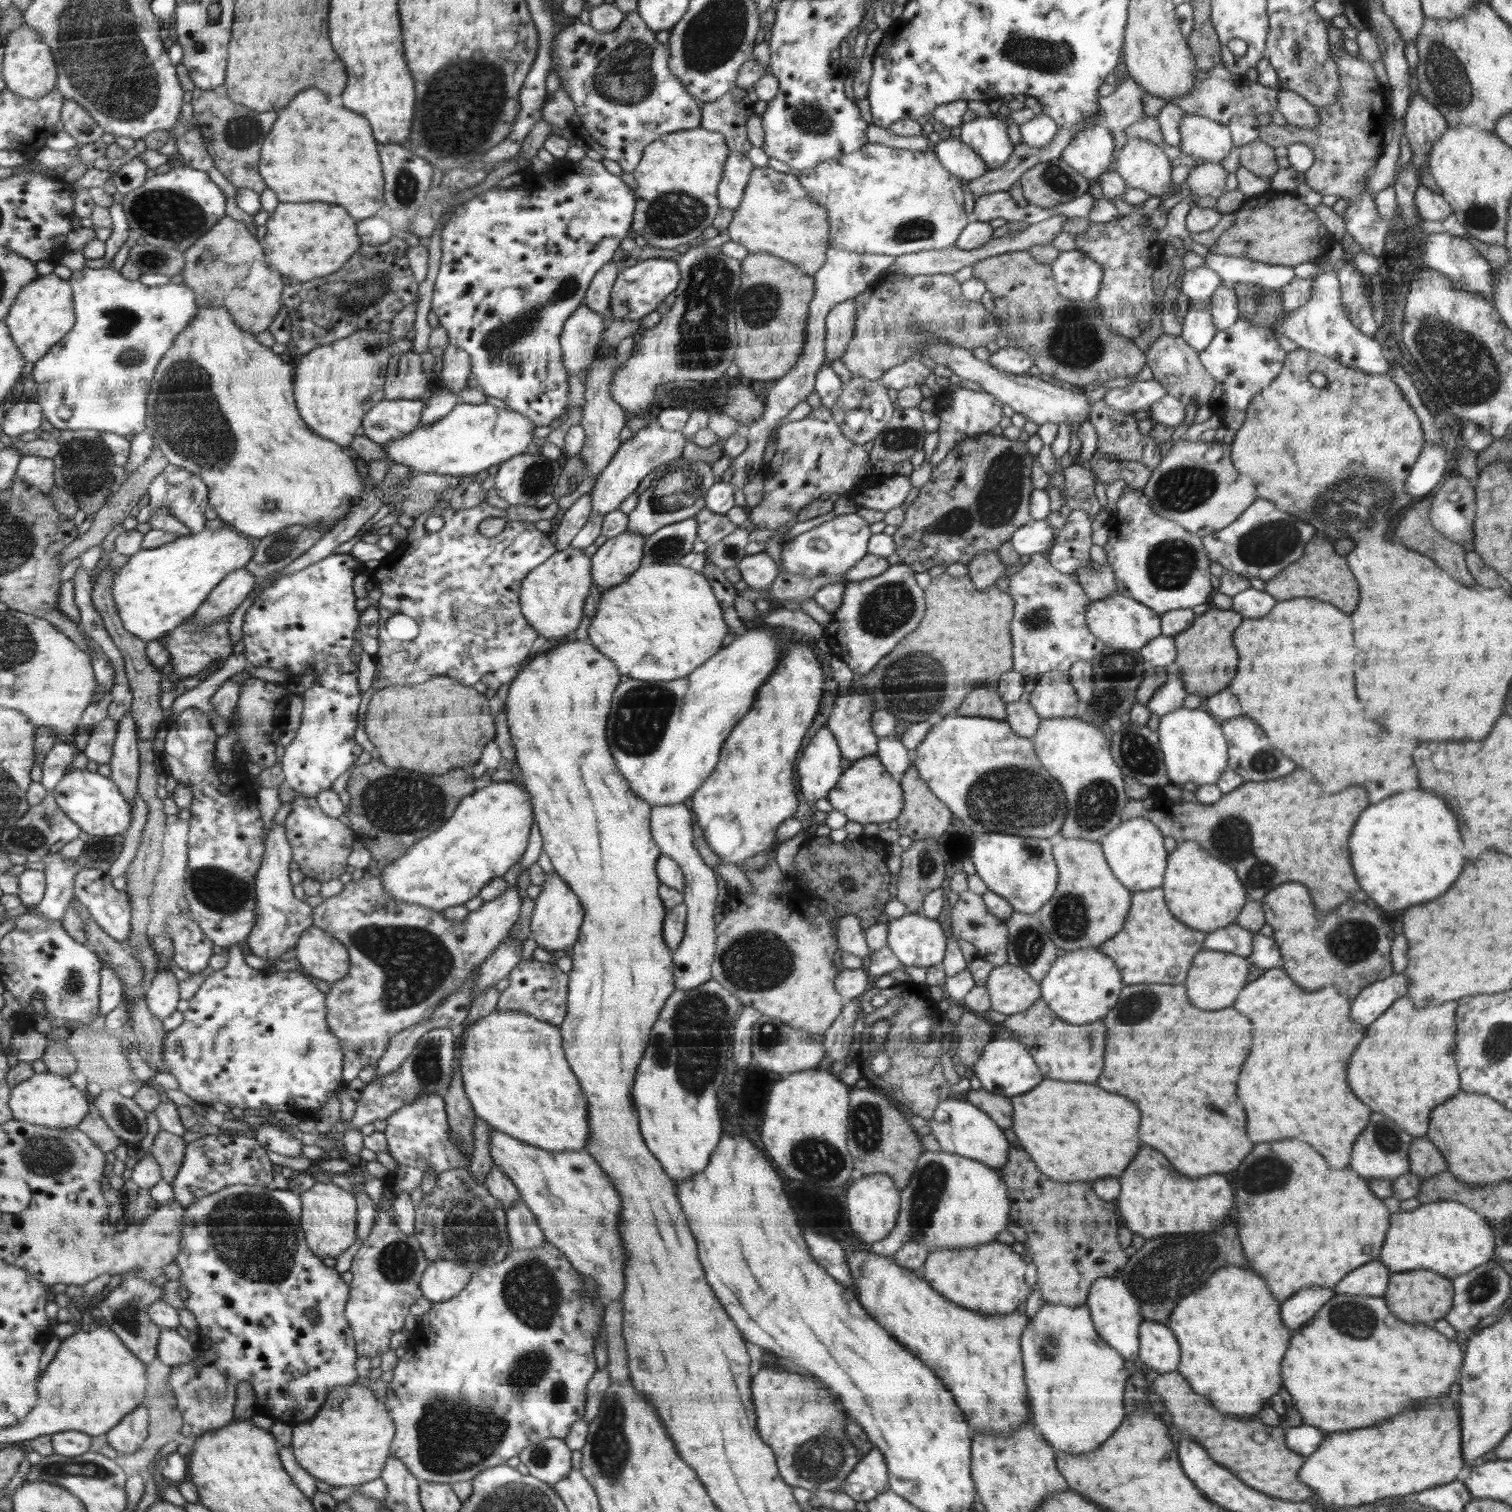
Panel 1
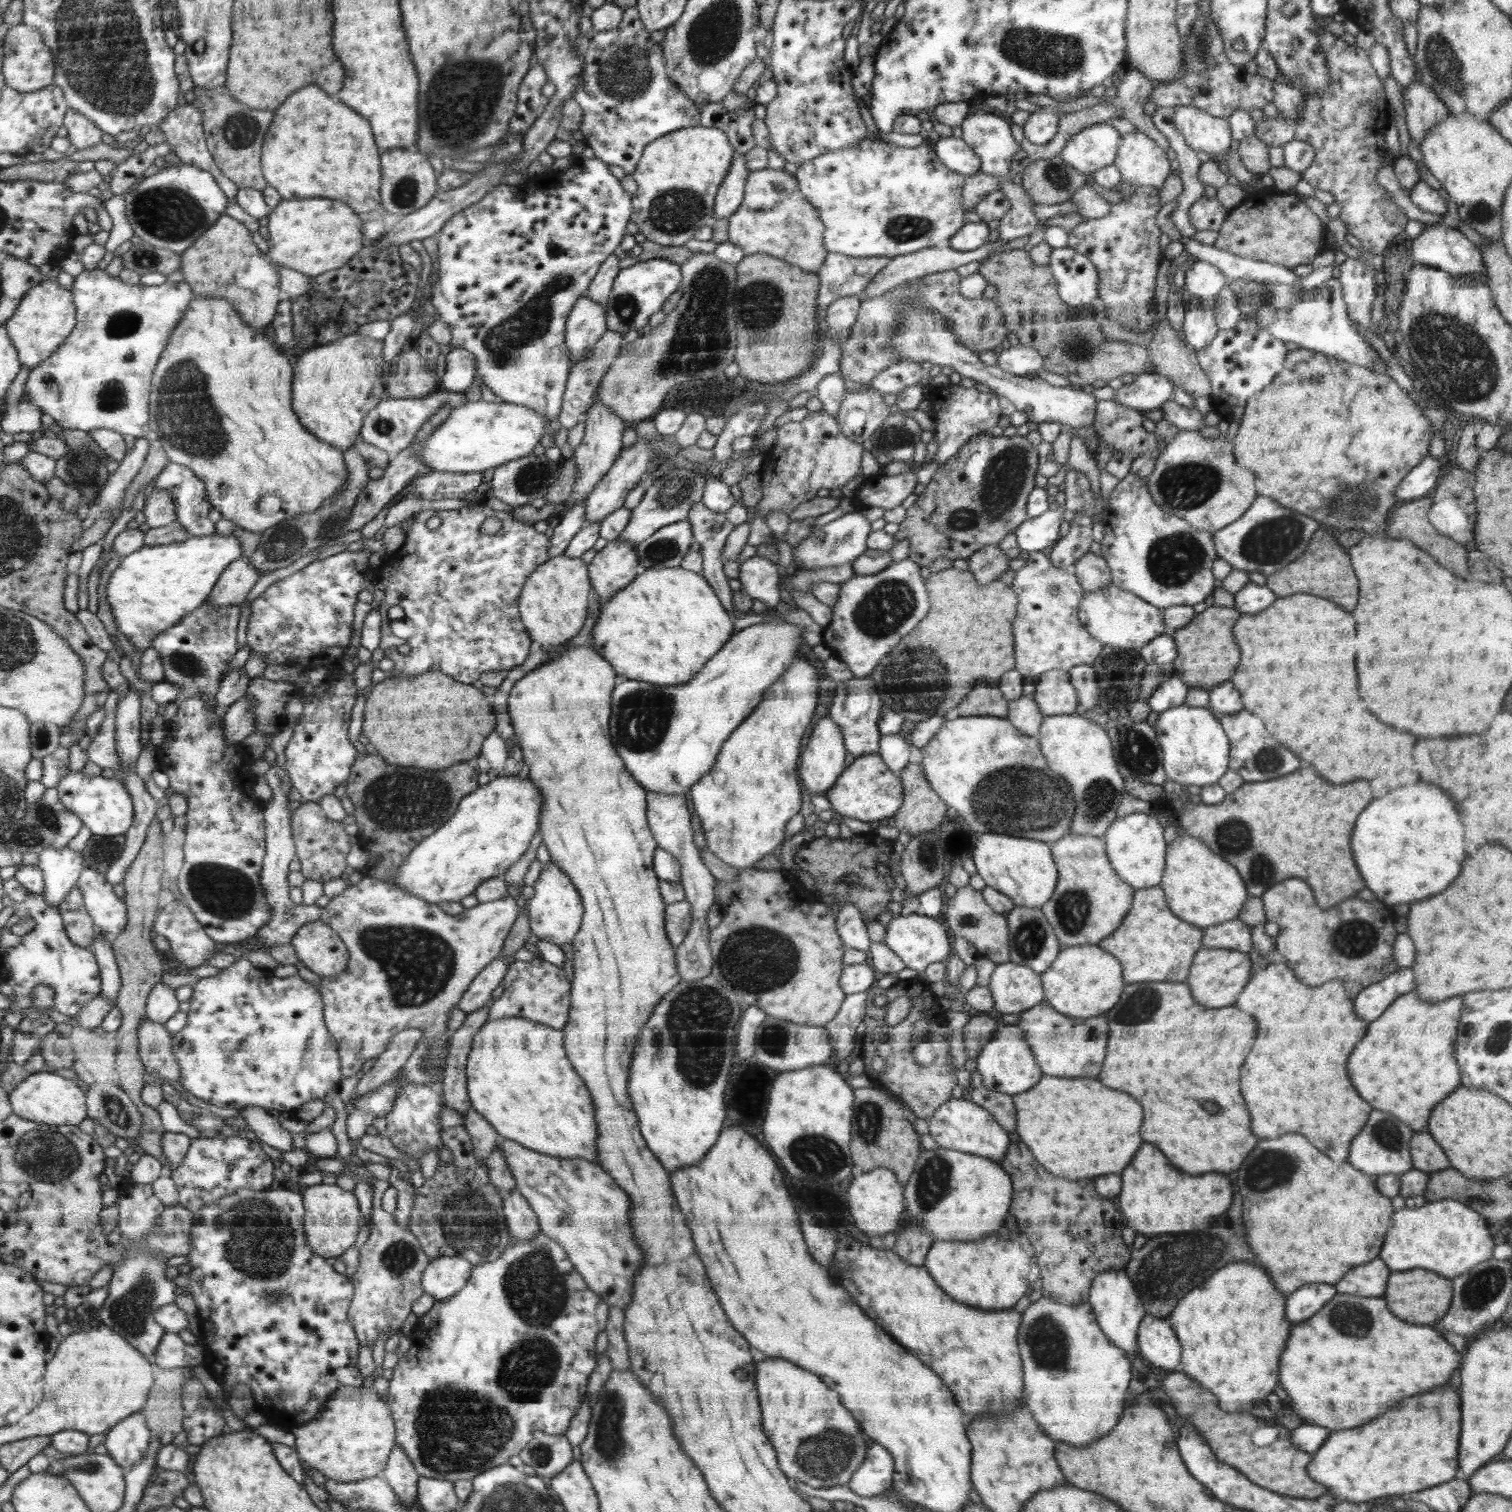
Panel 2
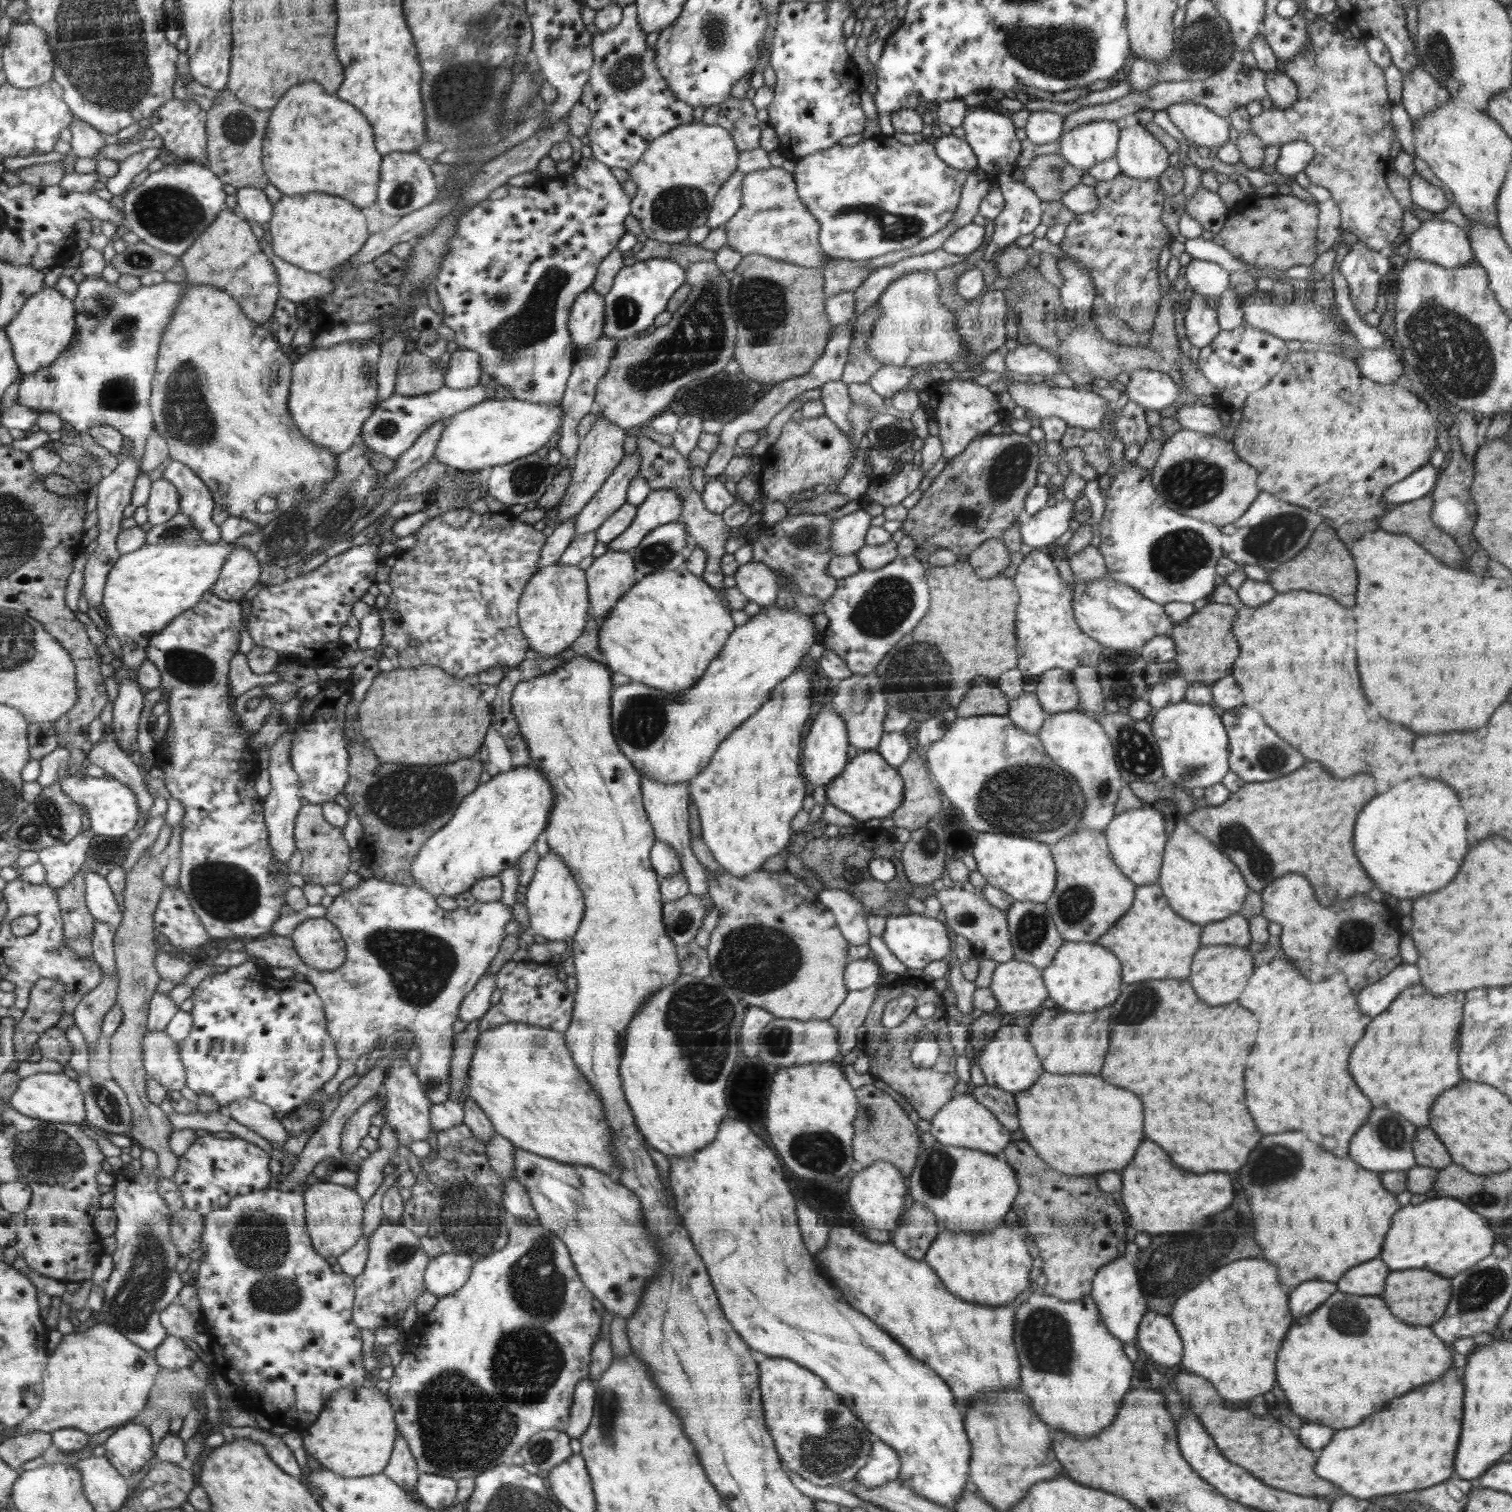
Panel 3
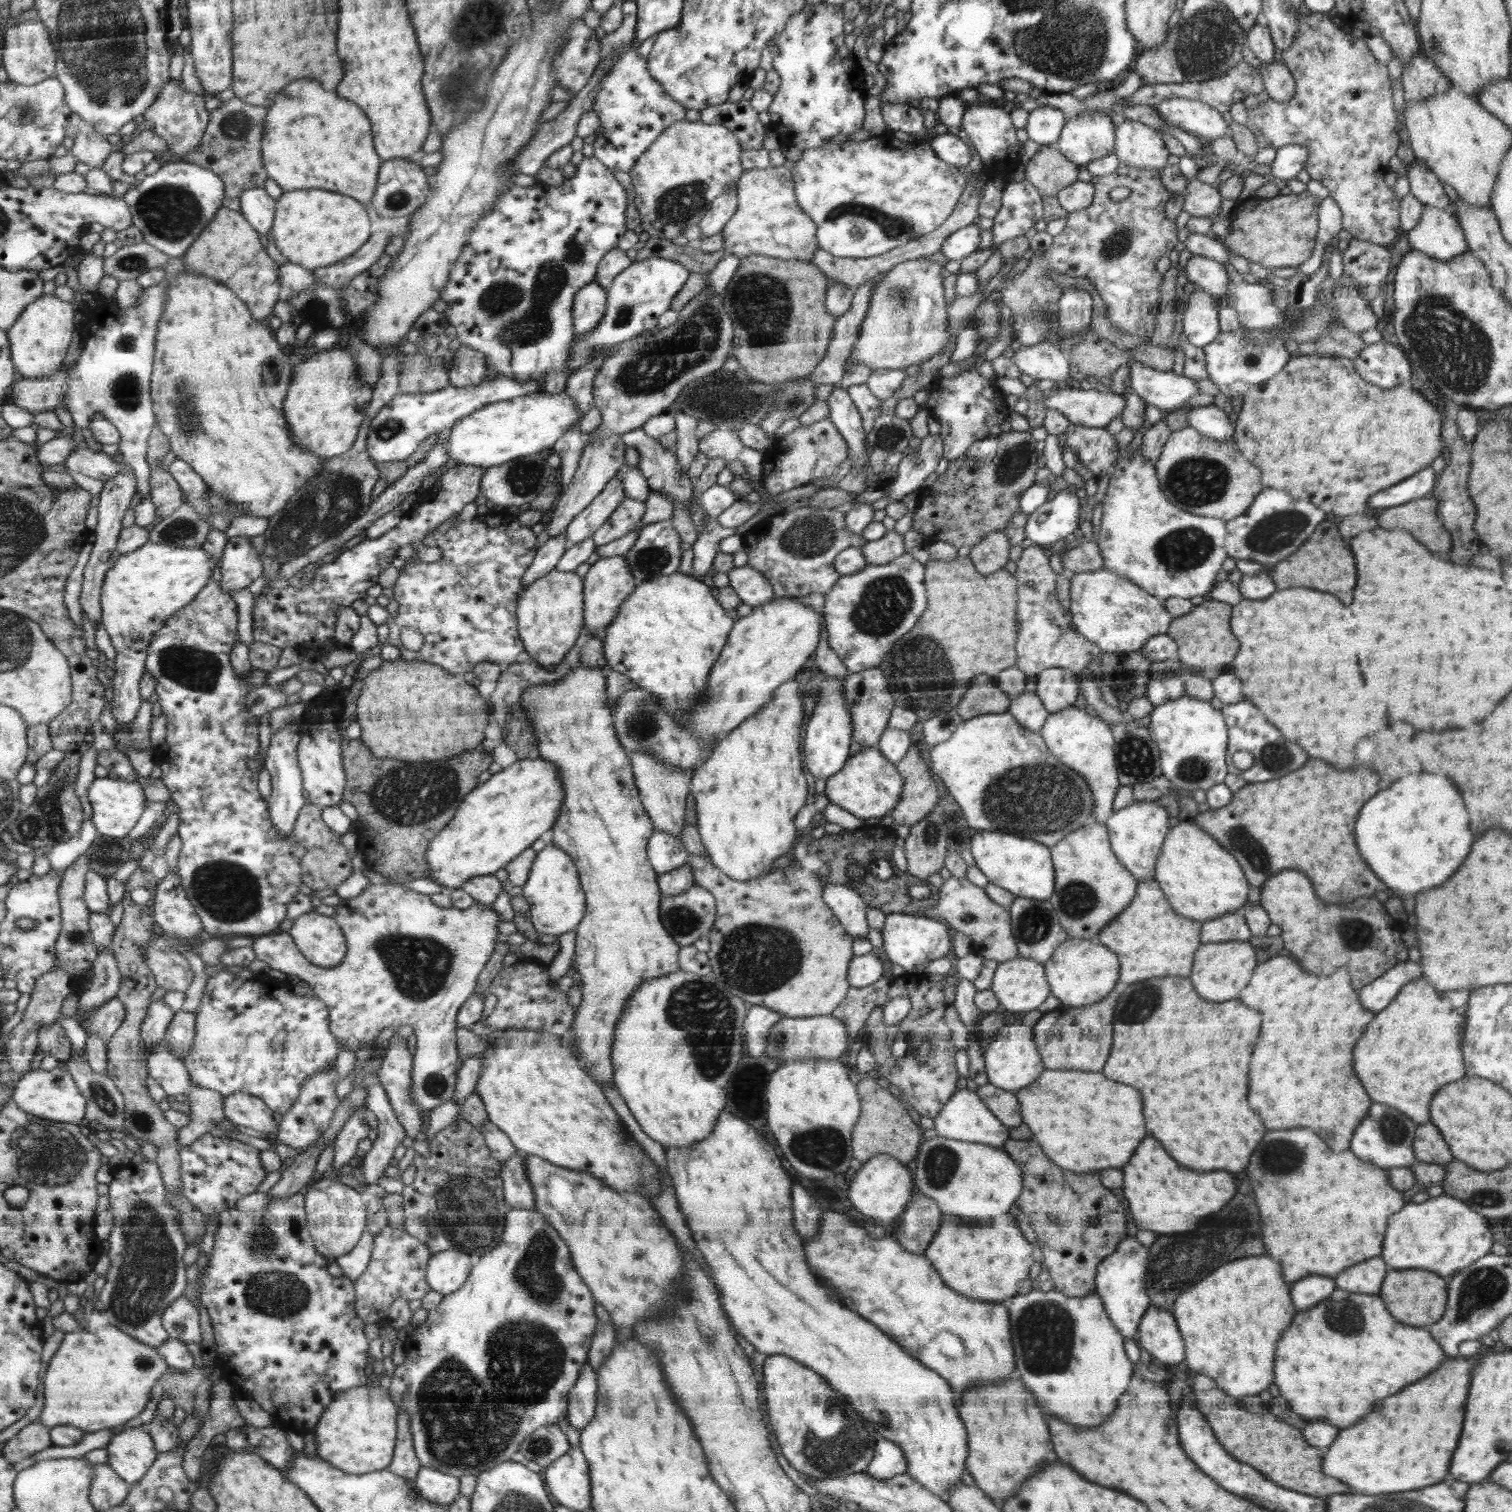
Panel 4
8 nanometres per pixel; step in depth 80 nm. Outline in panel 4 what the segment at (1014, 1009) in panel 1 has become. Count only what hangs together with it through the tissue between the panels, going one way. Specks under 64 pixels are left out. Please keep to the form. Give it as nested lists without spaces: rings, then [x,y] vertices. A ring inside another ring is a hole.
[[[1022,957],[999,963],[991,985],[1000,1010],[1008,1015],[1036,1010],[1050,995],[1049,988],[1043,963]]]

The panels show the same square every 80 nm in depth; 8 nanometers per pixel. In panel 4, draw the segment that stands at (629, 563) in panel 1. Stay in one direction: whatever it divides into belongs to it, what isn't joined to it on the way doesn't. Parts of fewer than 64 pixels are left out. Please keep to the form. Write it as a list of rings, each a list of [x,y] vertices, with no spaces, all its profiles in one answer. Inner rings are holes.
[[[623,556],[600,557],[590,565],[585,578],[585,624],[594,638],[602,638],[601,634],[616,620],[621,606],[633,594],[636,585],[629,563]]]

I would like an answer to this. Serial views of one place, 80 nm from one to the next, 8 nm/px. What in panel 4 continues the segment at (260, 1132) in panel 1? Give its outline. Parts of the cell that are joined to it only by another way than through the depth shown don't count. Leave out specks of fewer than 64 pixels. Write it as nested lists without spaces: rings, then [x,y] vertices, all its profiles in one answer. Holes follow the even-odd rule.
[[[248,1093],[232,1094],[223,1102],[225,1118],[235,1126],[252,1133],[277,1134],[280,1126],[274,1121],[273,1111],[258,1097]]]

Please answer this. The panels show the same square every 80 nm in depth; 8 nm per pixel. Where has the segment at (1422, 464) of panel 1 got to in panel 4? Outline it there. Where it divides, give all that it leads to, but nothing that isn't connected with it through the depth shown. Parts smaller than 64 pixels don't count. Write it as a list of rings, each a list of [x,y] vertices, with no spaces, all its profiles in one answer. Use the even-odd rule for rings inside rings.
[[[1430,466],[1419,470],[1416,474],[1389,486],[1369,498],[1369,506],[1380,508],[1380,511],[1406,502],[1430,495],[1436,484],[1438,475]]]

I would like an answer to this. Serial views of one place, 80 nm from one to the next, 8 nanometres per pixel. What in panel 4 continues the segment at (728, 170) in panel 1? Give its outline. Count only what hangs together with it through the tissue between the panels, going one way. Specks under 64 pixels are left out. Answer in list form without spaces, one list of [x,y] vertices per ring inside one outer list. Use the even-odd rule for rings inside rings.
[[[734,187],[729,193],[722,194],[710,205],[710,210],[706,211],[705,216],[698,224],[701,228],[699,241],[720,233],[724,225],[732,218],[738,203],[736,190],[737,188]]]

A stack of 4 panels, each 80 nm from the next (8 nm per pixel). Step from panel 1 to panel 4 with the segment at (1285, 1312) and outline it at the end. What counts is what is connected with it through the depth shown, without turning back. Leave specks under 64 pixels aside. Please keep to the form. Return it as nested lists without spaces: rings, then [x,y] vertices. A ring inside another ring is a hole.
[[[1308,1276],[1291,1284],[1290,1294],[1296,1312],[1308,1310],[1316,1302],[1330,1296],[1337,1288],[1334,1280],[1324,1276]]]

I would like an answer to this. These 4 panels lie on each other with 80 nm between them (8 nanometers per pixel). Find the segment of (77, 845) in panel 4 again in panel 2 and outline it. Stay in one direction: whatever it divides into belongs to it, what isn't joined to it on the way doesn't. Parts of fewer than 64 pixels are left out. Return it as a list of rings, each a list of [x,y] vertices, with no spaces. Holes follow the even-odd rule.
[[[67,846],[48,848],[40,854],[40,866],[45,870],[45,882],[49,903],[61,908],[66,895],[77,885],[84,868],[83,853]]]

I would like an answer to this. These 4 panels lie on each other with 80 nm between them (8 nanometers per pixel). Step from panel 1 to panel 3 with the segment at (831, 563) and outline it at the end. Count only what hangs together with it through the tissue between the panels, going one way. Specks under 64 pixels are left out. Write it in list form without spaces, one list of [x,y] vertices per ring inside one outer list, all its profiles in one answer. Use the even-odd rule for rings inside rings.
[[[865,508],[836,519],[832,526],[832,541],[829,542],[833,552],[831,558],[856,554],[865,545],[871,520]]]

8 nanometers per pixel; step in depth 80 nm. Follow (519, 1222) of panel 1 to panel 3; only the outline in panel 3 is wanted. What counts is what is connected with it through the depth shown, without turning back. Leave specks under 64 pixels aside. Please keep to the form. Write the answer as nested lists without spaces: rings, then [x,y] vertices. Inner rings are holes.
[[[511,1176],[504,1184],[503,1205],[506,1212],[509,1212],[515,1220],[527,1224],[539,1224],[527,1190],[515,1179],[515,1176]]]

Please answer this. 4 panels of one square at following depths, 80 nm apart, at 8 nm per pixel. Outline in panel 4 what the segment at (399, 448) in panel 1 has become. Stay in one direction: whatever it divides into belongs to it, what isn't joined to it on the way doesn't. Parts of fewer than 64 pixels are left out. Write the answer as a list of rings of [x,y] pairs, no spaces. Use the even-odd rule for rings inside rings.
[[[566,390],[552,395],[536,392],[511,401],[482,406],[470,416],[461,418],[448,431],[445,446],[448,446],[449,458],[458,465],[472,464],[486,469],[514,458],[538,455],[540,450],[556,444],[556,438],[561,438],[570,428],[578,425],[584,414],[577,408],[578,400]]]

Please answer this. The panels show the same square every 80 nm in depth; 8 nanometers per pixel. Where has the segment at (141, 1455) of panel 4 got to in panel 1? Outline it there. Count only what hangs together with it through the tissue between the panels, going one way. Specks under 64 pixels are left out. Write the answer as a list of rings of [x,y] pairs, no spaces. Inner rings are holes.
[[[140,1404],[106,1433],[108,1444],[119,1453],[133,1453],[149,1436],[149,1421],[150,1411]]]

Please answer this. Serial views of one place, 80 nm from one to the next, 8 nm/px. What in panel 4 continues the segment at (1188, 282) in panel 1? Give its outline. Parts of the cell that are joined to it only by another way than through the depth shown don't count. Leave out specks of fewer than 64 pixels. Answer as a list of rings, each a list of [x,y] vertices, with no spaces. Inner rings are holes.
[[[1192,255],[1183,271],[1187,280],[1193,282],[1197,289],[1209,292],[1215,298],[1224,296],[1229,278],[1221,262],[1202,255]]]

